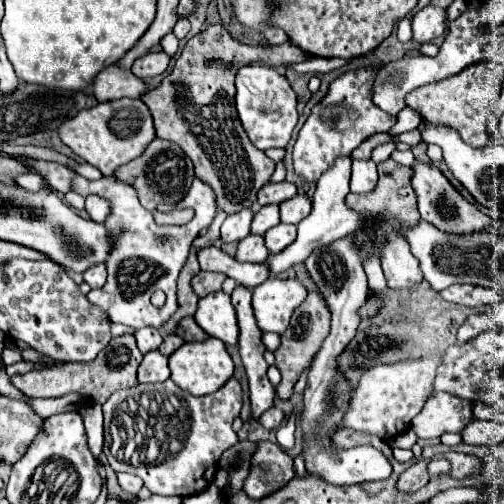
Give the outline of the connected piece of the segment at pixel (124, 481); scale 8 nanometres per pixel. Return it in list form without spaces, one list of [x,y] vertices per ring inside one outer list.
[[[119,474],[119,484],[121,484],[121,488],[125,492],[129,492],[133,496],[143,488],[143,480],[139,476],[135,476],[135,474]]]

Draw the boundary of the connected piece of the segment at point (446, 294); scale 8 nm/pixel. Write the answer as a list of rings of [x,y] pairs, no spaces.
[[[455,284],[441,292],[441,296],[449,302],[461,304],[461,306],[493,306],[503,300],[501,292],[495,292],[491,288],[471,286],[471,284]]]

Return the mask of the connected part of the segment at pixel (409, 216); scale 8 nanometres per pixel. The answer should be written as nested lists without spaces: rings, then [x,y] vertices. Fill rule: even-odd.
[[[387,158],[385,162],[377,164],[377,172],[379,172],[379,182],[371,192],[367,192],[367,194],[349,194],[347,196],[349,208],[353,208],[357,212],[369,212],[369,214],[389,212],[391,216],[395,216],[397,220],[401,220],[405,224],[417,224],[417,220],[419,220],[417,196],[415,196],[415,192],[411,188],[413,168],[411,166],[401,166],[393,158]]]

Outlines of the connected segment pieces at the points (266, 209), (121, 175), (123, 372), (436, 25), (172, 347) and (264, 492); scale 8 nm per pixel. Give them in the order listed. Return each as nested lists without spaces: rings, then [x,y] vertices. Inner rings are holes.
[[[275,204],[269,206],[261,206],[255,216],[253,216],[253,224],[251,224],[251,234],[265,234],[269,228],[279,224],[279,208]]]
[[[155,138],[139,158],[135,158],[129,164],[115,170],[113,176],[137,190],[137,198],[139,198],[143,208],[155,210],[155,206],[159,206],[159,204],[181,202],[191,188],[191,182],[195,178],[195,170],[193,170],[193,162],[189,160],[187,154],[183,154],[179,144]]]
[[[125,334],[125,336],[119,336],[119,338],[113,338],[109,342],[107,348],[103,348],[103,352],[97,356],[97,360],[93,362],[69,362],[69,364],[61,364],[61,366],[51,366],[51,368],[37,368],[37,370],[31,370],[27,374],[21,374],[21,376],[13,376],[11,382],[15,388],[19,388],[25,396],[29,398],[59,398],[59,396],[65,396],[69,392],[79,392],[83,396],[83,404],[87,404],[87,400],[91,402],[99,402],[103,404],[117,388],[131,388],[137,384],[137,368],[141,364],[141,358],[143,354],[139,352],[137,344],[135,344],[135,338]]]
[[[425,6],[413,16],[413,40],[419,44],[439,38],[447,30],[447,10]]]
[[[169,334],[169,336],[165,336],[163,344],[159,346],[159,352],[161,352],[163,356],[171,356],[179,346],[183,346],[183,340],[181,340],[177,334]]]
[[[257,442],[253,460],[265,460],[263,466],[251,466],[251,472],[243,484],[245,494],[253,500],[261,500],[271,492],[283,488],[295,474],[293,458],[273,442]]]

